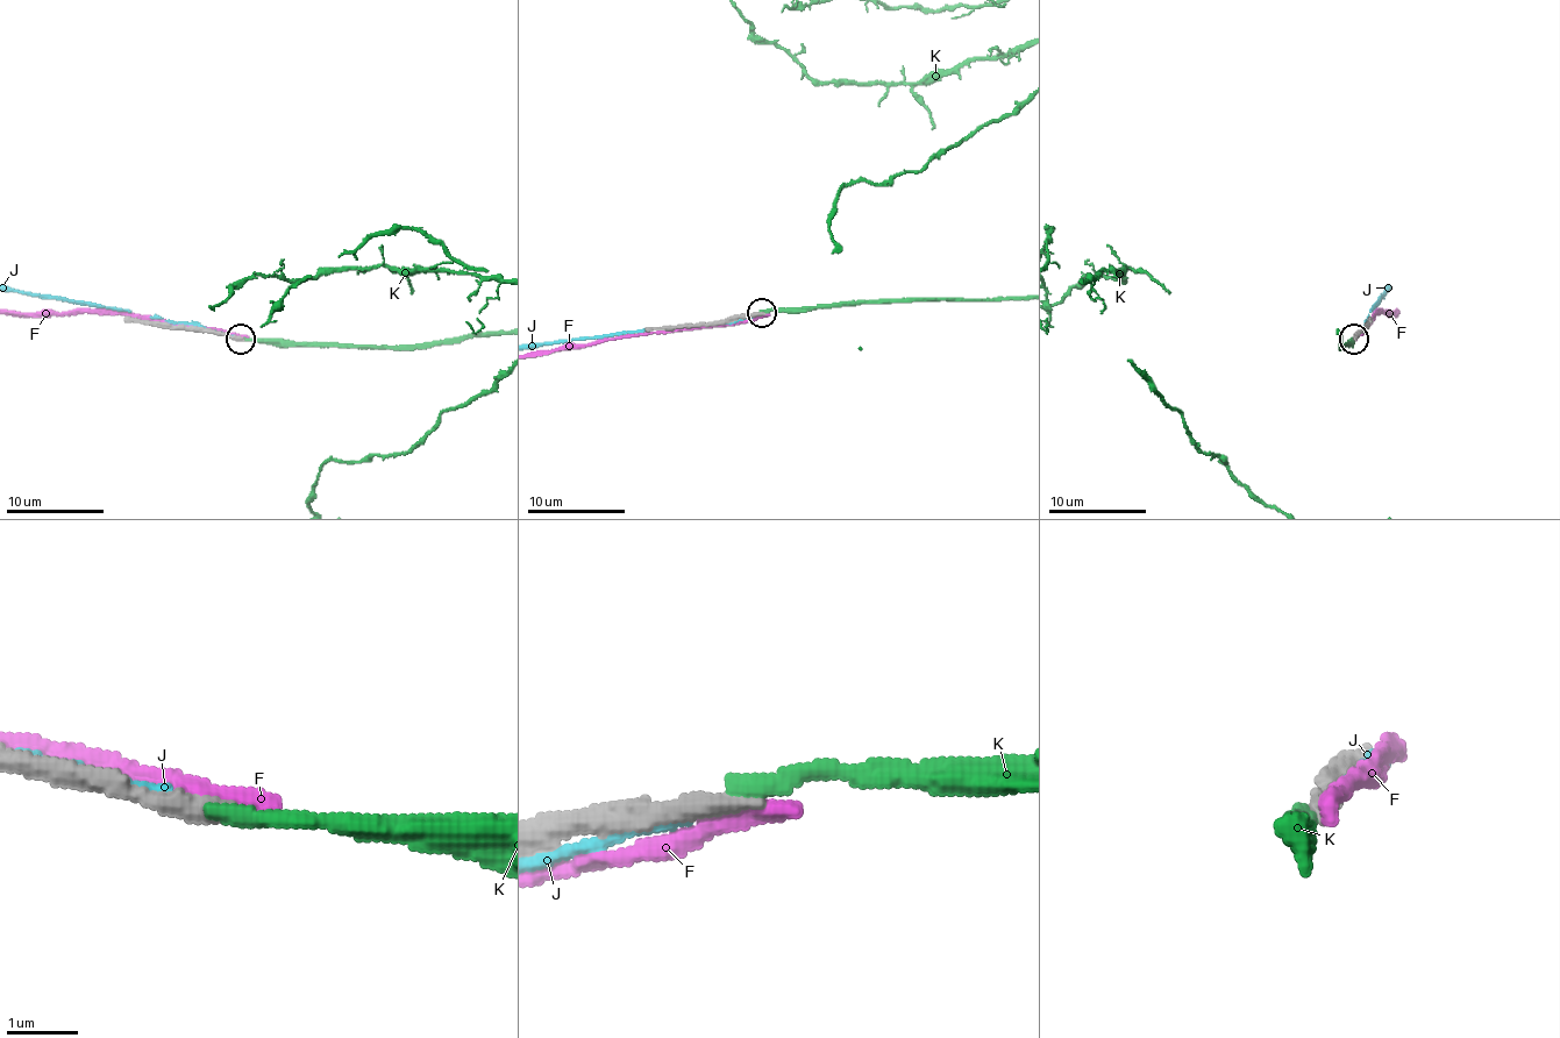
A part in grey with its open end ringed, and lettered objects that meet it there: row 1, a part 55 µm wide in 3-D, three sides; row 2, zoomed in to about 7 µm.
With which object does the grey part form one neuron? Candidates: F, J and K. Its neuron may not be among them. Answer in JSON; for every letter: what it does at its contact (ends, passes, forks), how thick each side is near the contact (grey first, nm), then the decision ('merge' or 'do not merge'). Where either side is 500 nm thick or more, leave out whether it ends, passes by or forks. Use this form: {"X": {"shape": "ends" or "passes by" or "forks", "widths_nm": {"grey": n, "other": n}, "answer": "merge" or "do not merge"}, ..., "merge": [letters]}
{"F": {"shape": "ends", "widths_nm": {"grey": 360, "other": 400}, "answer": "do not merge"}, "J": {"shape": "passes by", "widths_nm": {"grey": 340, "other": 180}, "answer": "do not merge"}, "K": {"shape": "ends", "widths_nm": {"grey": 340, "other": 280}, "answer": "merge"}, "merge": ["K"]}

